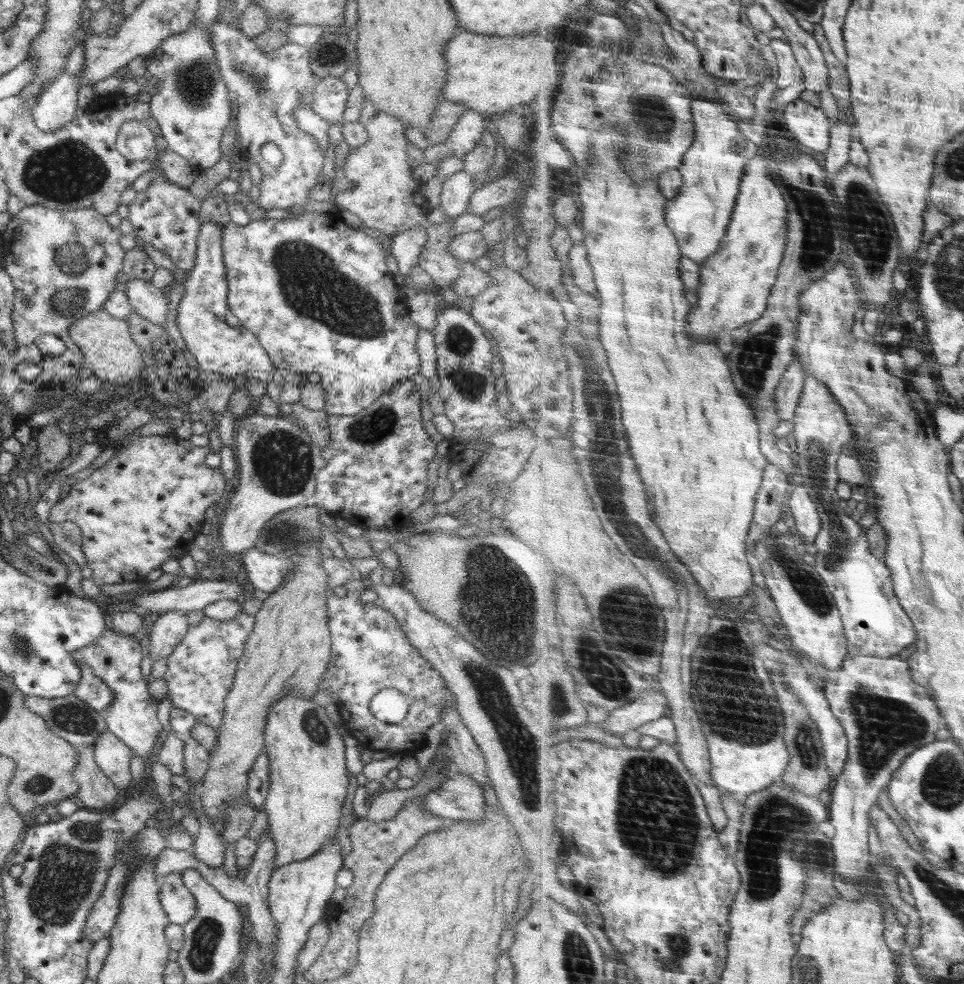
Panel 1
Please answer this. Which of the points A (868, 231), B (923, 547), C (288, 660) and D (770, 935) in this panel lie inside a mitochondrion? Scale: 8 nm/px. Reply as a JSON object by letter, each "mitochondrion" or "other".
{"A":"mitochondrion","B":"other","C":"other","D":"other"}

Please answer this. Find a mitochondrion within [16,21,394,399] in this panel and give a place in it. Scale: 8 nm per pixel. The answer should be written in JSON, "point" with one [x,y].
{"point":[68,171]}

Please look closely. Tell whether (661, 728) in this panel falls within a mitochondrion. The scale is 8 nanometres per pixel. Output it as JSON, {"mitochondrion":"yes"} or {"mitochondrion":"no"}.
{"mitochondrion":"no"}

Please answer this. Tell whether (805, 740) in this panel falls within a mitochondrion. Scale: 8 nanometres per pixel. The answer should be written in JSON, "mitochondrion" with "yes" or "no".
{"mitochondrion":"yes"}

